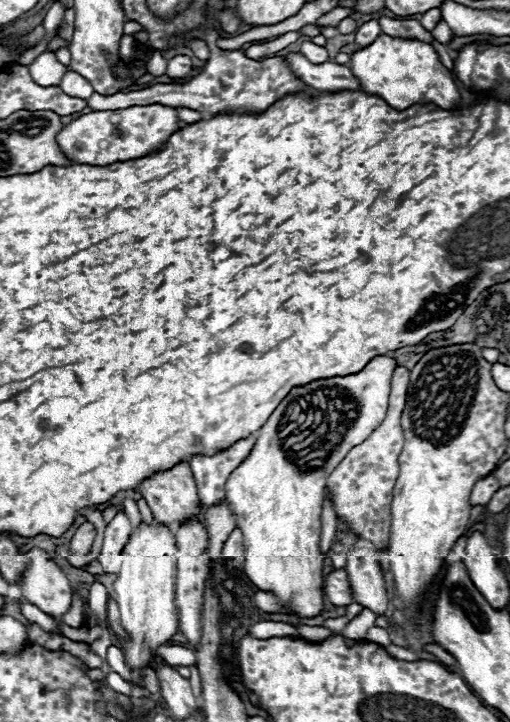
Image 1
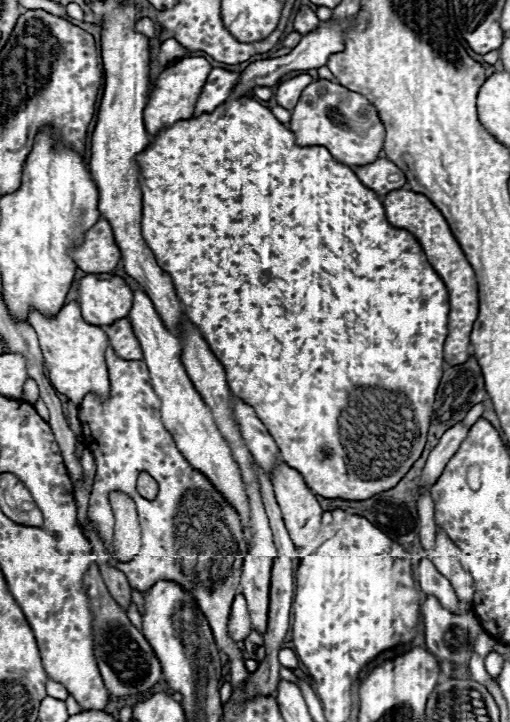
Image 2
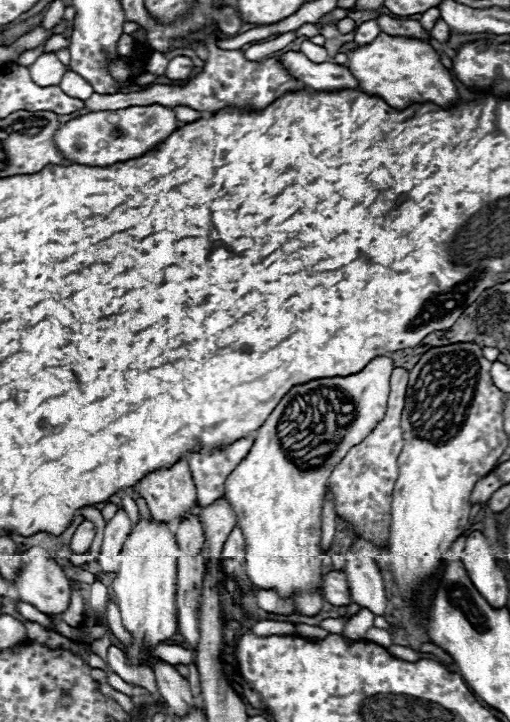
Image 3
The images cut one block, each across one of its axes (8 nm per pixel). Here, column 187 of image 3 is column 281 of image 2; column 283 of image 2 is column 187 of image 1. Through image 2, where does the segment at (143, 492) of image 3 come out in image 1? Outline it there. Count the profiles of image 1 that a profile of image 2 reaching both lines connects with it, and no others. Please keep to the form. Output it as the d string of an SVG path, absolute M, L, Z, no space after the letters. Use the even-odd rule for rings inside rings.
M184 460L142 480L138 492L148 502L154 520L162 524L182 522L200 510L192 470Z

